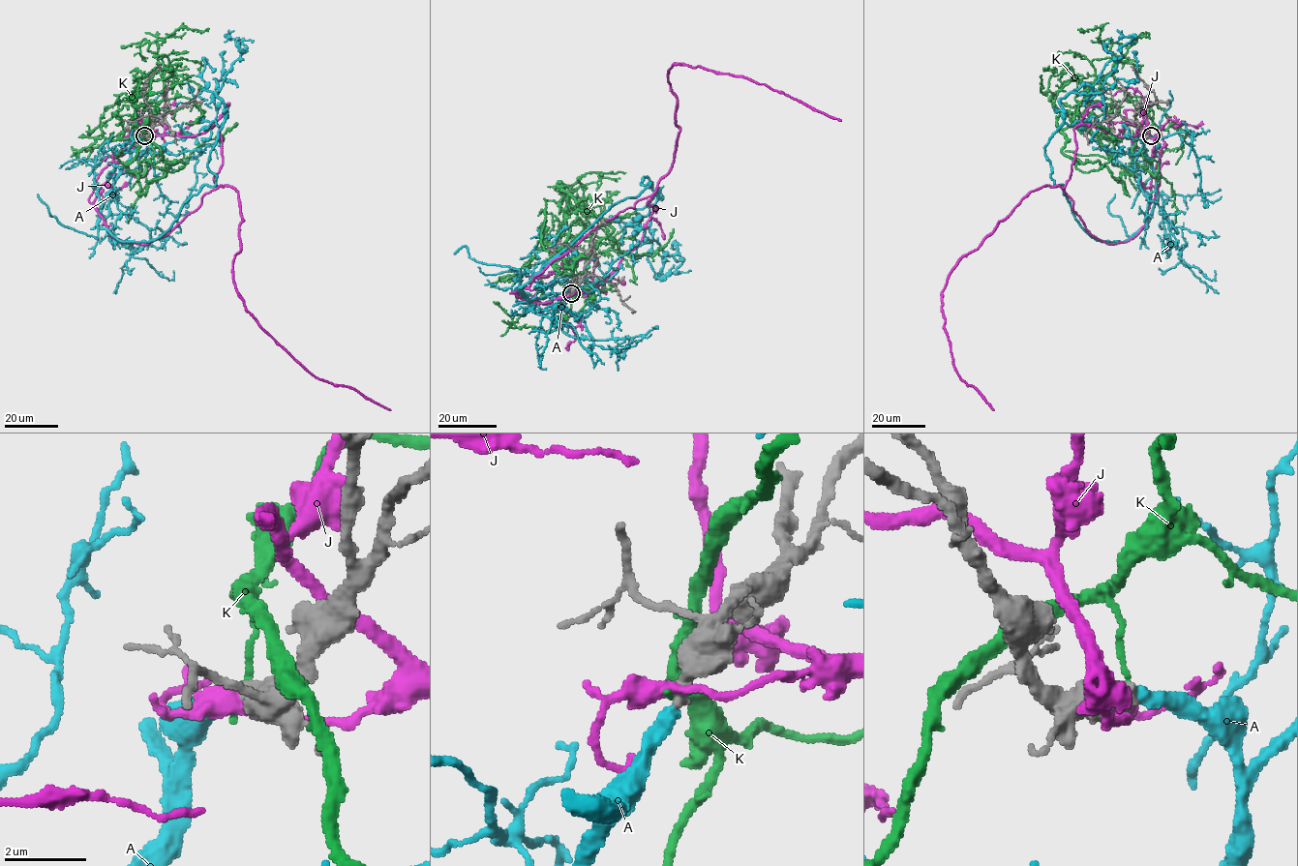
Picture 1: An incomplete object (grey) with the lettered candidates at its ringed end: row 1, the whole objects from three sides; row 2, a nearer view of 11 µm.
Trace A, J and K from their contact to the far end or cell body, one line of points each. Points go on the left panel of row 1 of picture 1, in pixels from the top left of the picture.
A: (144, 135), (97, 223), (123, 241), (160, 237), (213, 186), (215, 92), (245, 49), (224, 42)
J: (144, 135), (218, 126), (213, 178), (237, 193), (232, 278), (245, 309), (316, 376), (390, 410)
K: (144, 135), (153, 157), (142, 175), (129, 171), (140, 194), (182, 164), (159, 161), (178, 170), (236, 124)

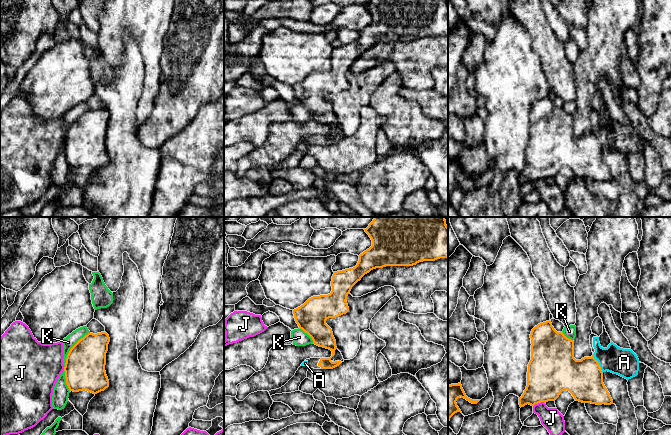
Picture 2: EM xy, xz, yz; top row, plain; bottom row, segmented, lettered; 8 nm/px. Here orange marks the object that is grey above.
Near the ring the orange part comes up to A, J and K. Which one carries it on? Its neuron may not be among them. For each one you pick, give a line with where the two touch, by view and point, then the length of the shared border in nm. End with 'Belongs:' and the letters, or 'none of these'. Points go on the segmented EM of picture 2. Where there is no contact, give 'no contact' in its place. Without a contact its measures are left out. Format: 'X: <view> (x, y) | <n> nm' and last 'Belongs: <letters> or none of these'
A: yz (598, 363) | 170 nm
Belongs: A

